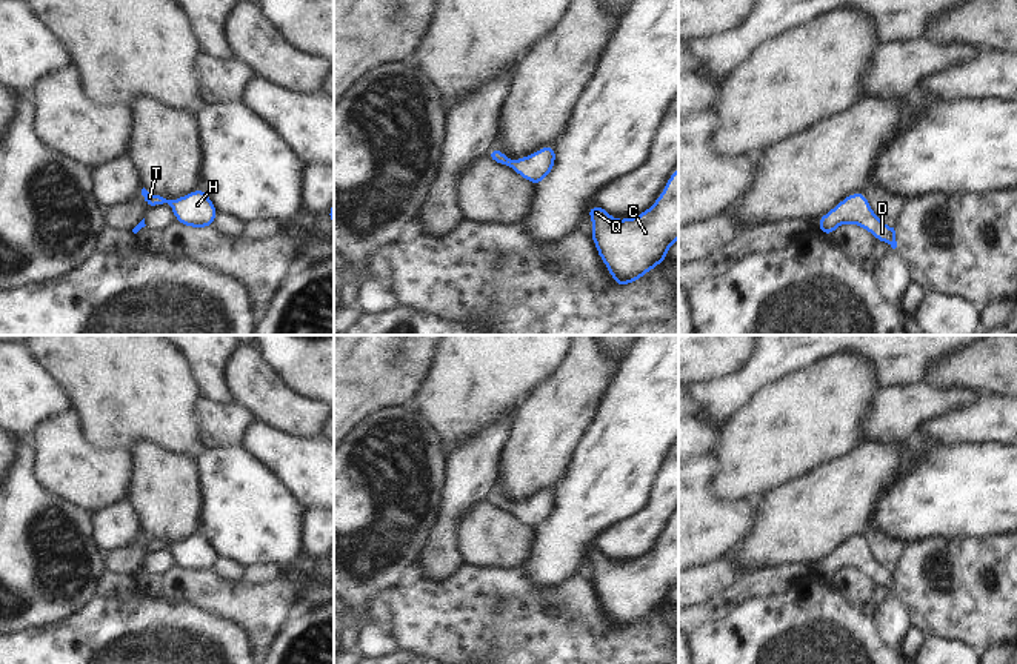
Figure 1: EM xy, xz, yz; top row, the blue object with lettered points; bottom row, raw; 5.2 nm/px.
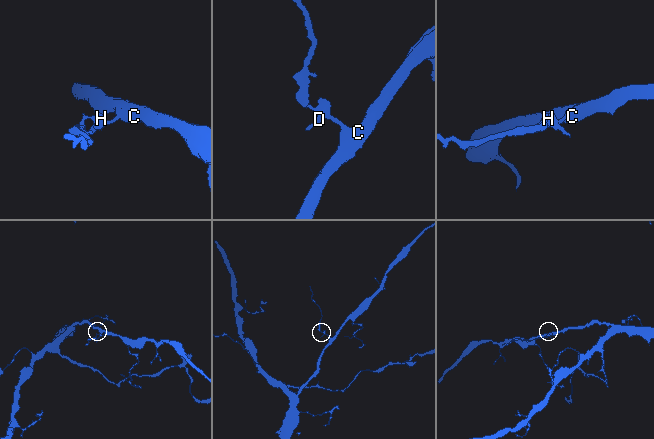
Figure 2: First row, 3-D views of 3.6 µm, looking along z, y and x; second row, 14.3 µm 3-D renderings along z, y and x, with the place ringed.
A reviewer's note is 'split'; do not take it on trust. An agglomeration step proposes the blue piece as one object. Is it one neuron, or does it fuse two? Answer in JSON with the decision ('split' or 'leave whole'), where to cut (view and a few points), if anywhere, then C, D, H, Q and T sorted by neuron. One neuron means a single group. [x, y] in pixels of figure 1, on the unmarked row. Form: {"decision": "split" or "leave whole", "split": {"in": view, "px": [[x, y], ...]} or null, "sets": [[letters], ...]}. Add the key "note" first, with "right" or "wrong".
{"note": "wrong", "decision": "leave whole", "split": null, "sets": [["C", "D", "H", "Q", "T"]]}

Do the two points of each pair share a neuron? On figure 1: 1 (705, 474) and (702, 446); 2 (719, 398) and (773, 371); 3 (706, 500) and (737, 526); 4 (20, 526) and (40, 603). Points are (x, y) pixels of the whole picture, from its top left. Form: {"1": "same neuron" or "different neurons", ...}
{"1": "different neurons", "2": "same neuron", "3": "same neuron", "4": "same neuron"}

